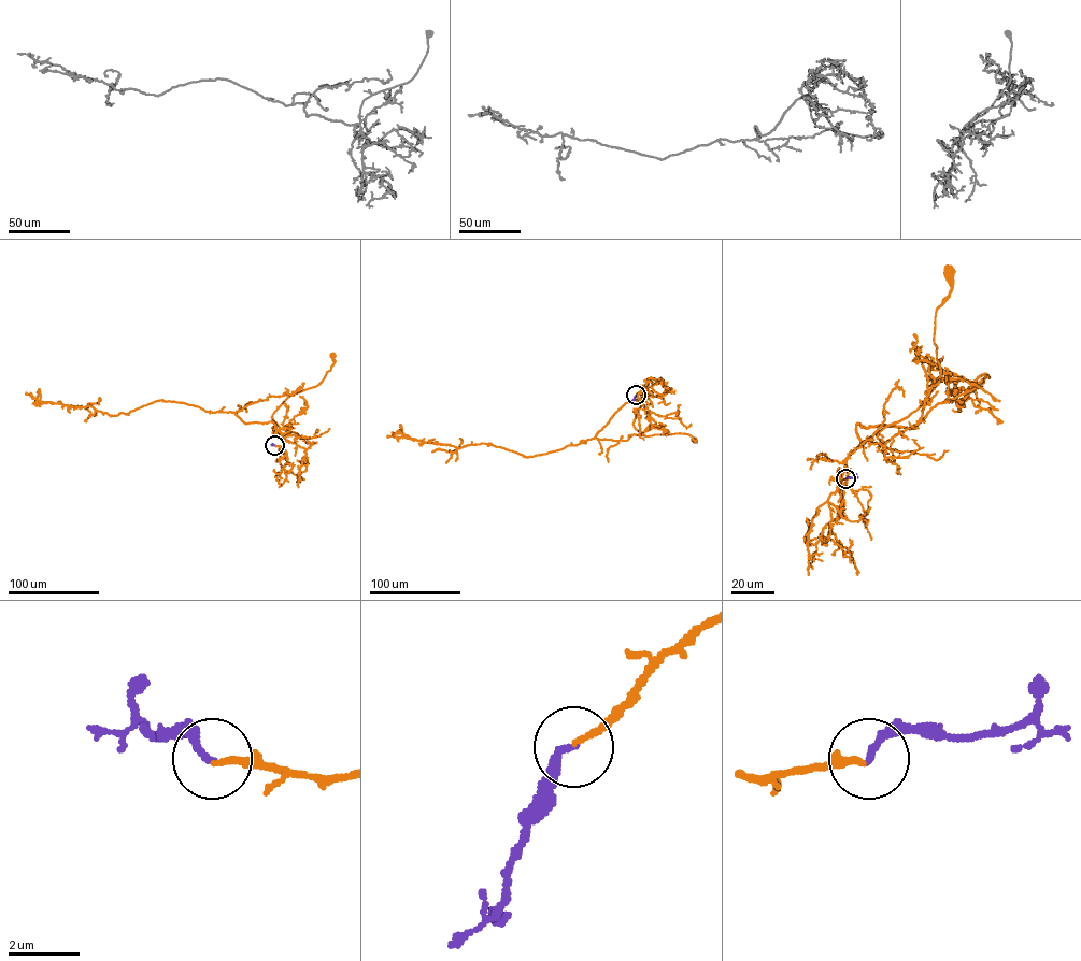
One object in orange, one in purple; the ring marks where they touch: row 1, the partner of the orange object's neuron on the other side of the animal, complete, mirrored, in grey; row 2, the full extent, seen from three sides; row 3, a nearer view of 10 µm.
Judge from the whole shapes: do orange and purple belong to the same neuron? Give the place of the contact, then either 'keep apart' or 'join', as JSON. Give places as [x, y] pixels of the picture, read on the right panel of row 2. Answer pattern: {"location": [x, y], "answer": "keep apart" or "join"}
{"location": [845, 478], "answer": "join"}

